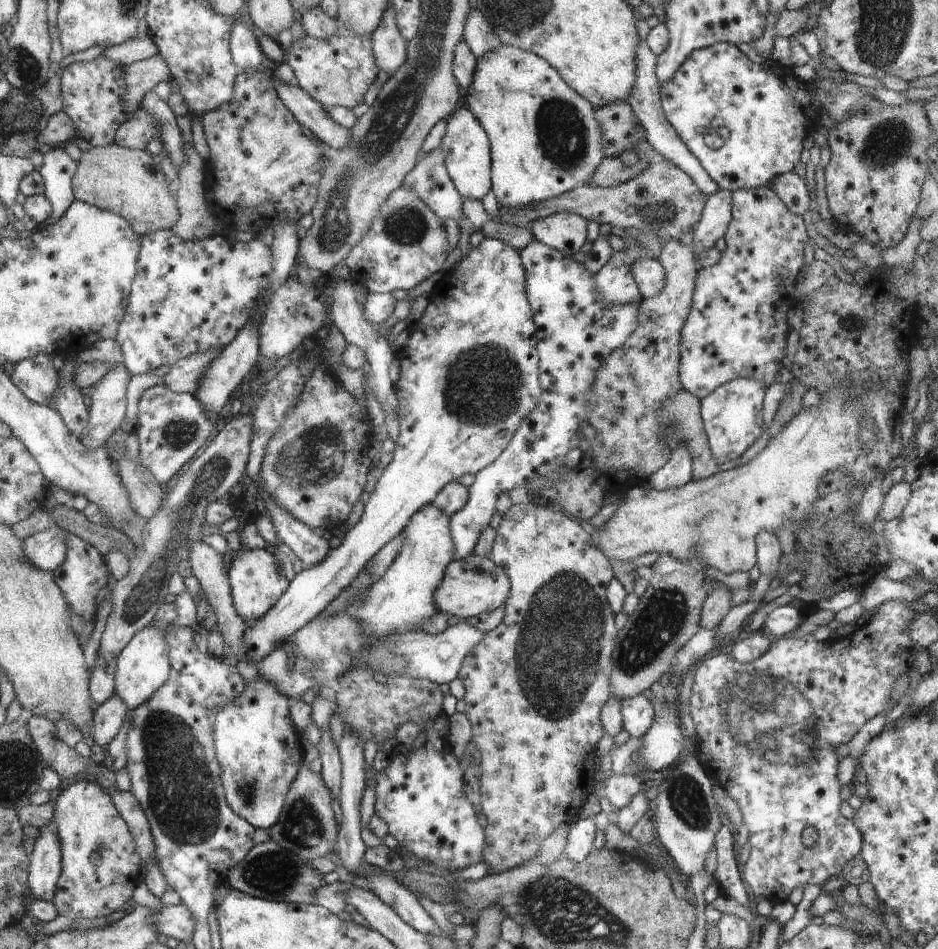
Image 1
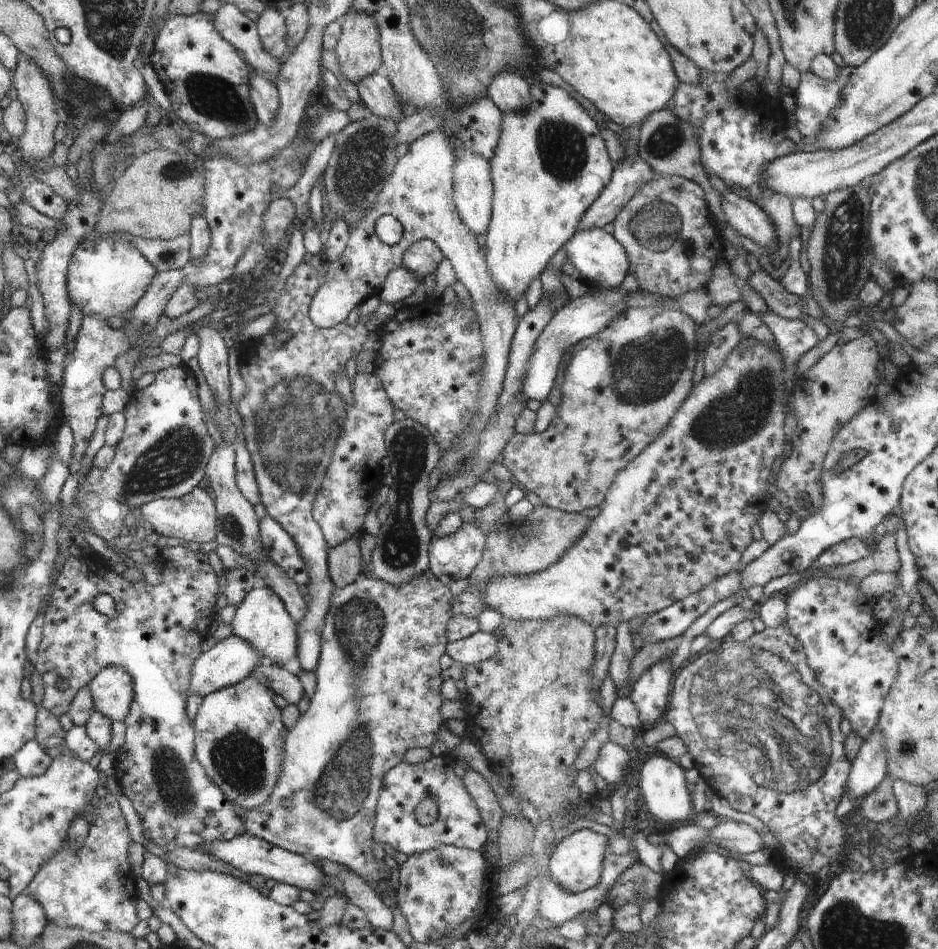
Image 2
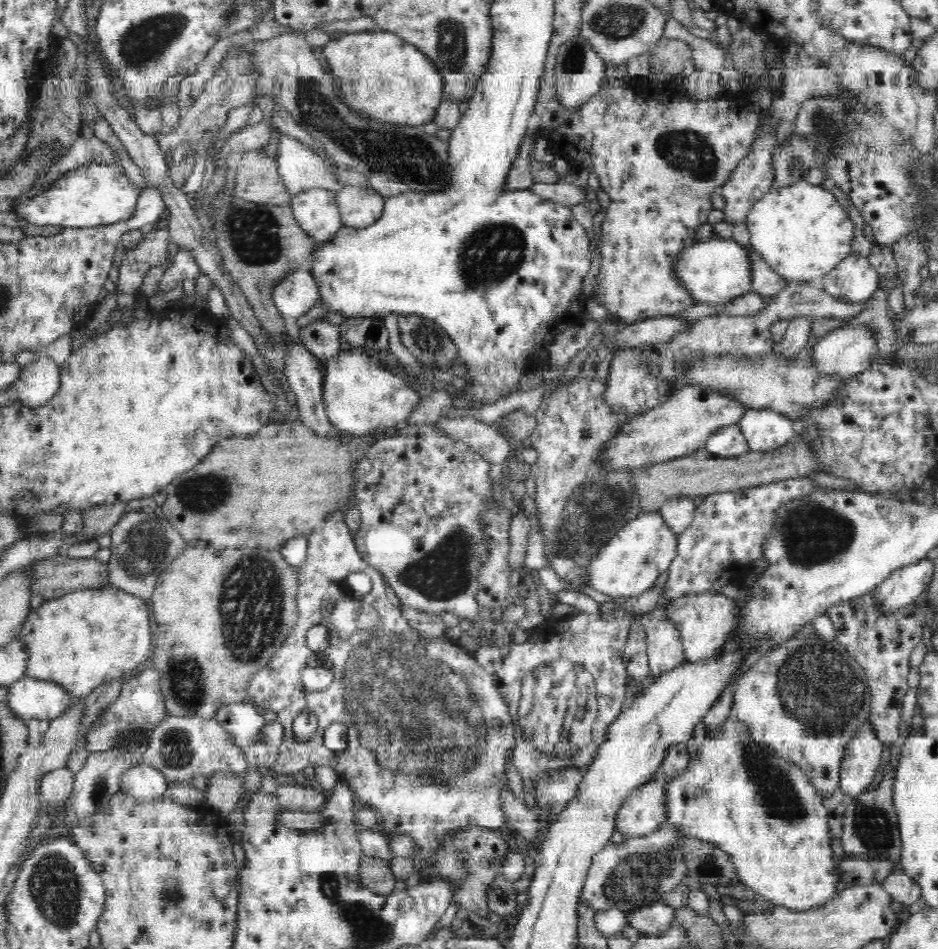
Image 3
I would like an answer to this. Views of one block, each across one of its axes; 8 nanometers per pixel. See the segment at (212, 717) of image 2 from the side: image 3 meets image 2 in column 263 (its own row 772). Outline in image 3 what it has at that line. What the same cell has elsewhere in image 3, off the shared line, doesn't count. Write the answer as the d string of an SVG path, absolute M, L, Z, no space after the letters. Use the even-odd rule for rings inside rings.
M742 719L725 720L722 723L722 728L718 730L716 736L706 738L701 742L699 751L694 758L689 760L684 771L677 777L670 779L668 786L666 786L666 818L669 824L677 827L677 830L682 835L703 840L703 842L713 844L719 850L725 852L729 856L730 862L735 866L735 872L739 880L754 890L759 898L774 903L779 907L788 908L789 910L797 910L804 912L811 908L822 908L822 904L831 899L834 892L838 891L839 880L834 872L833 852L830 844L832 840L832 824L830 818L832 816L824 807L822 794L818 789L810 783L809 777L802 771L800 765L794 761L787 761L776 755L770 754L768 748L764 748L762 744L756 744L756 741L750 737L750 726L744 723Z

